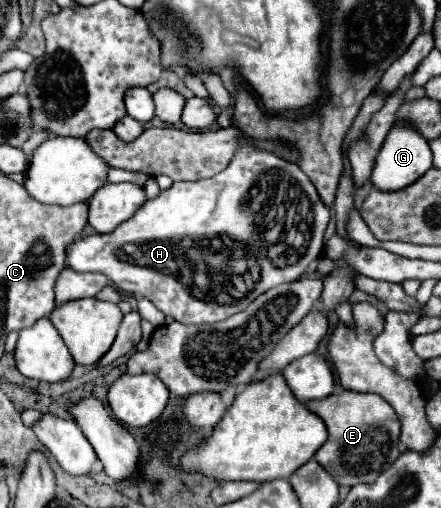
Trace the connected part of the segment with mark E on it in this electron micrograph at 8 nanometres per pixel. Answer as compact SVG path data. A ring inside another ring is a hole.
M343 390L341 394L331 394L323 400L307 402L307 408L323 418L329 430L329 438L317 450L315 460L337 480L337 484L355 486L361 482L373 482L399 458L399 416L379 394Z

